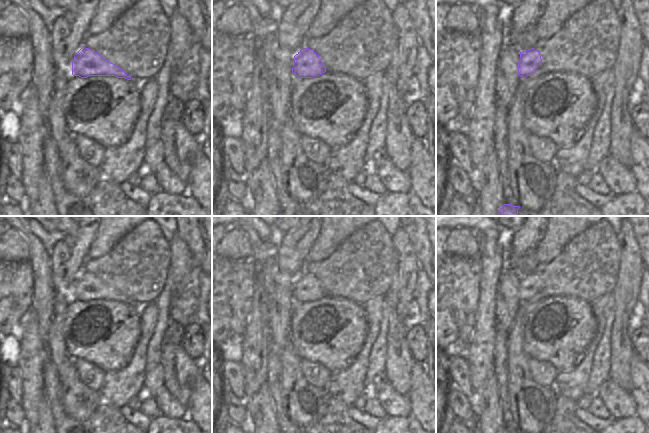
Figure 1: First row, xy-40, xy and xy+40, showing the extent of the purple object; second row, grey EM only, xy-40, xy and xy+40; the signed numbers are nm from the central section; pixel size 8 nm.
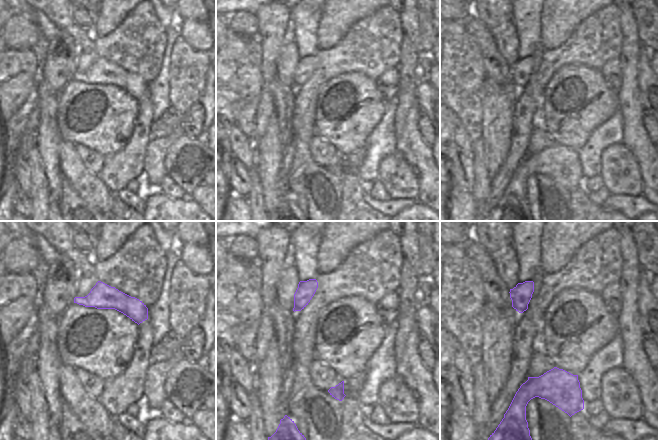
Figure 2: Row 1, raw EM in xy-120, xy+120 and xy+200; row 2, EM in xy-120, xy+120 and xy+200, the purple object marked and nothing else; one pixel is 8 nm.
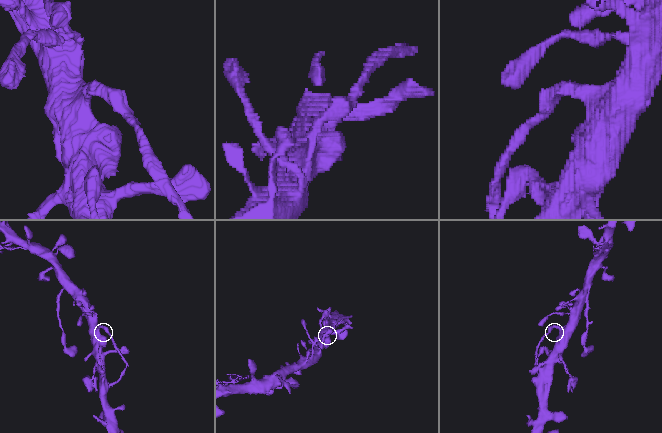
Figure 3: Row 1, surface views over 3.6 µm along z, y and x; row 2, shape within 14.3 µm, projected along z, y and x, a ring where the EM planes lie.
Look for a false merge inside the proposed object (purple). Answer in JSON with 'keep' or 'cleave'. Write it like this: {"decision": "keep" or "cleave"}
{"decision": "cleave"}

